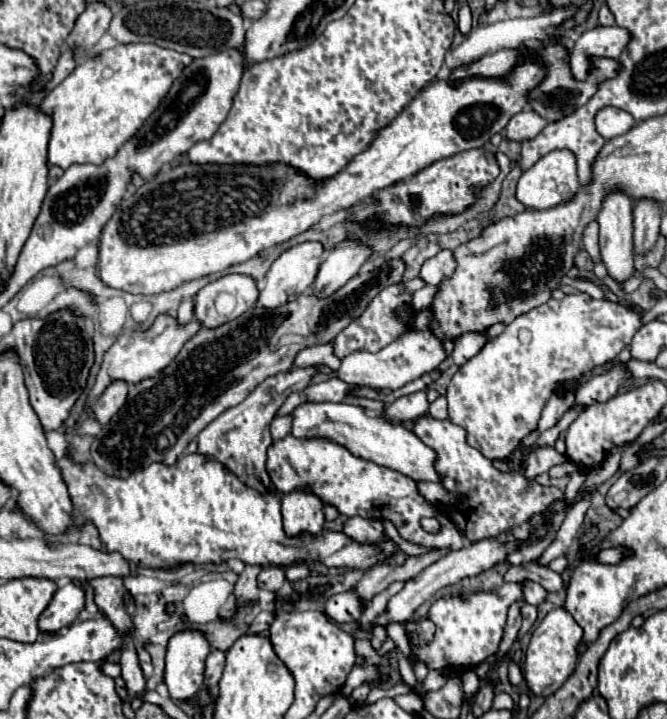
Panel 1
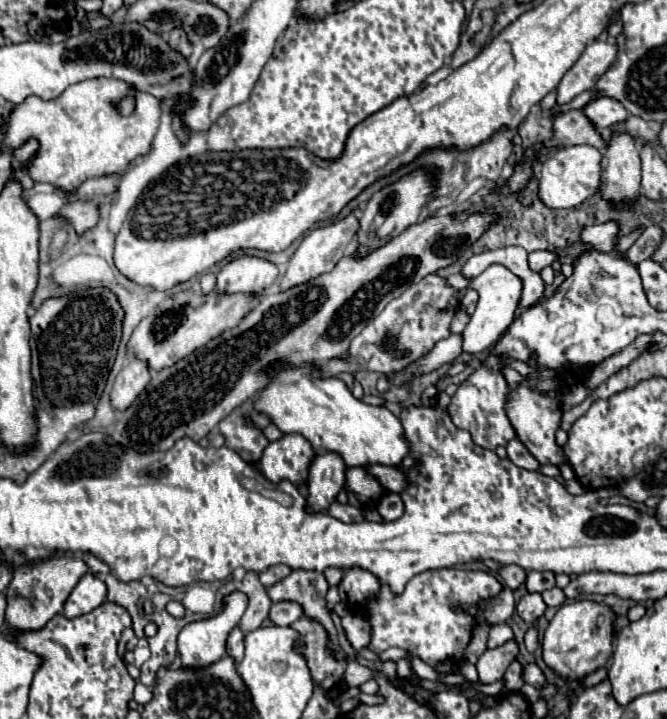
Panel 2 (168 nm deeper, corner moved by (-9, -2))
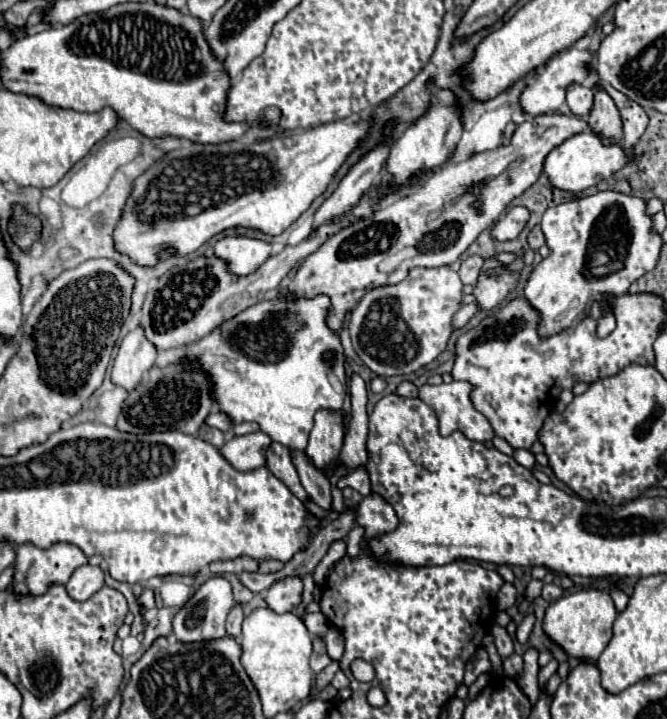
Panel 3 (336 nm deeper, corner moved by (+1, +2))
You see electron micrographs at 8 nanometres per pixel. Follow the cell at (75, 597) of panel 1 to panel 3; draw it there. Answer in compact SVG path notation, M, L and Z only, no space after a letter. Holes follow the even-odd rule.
M80 566L74 570L72 578L66 584L66 592L68 596L72 596L72 600L76 602L84 602L90 596L94 596L100 588L104 586L104 574L98 566Z

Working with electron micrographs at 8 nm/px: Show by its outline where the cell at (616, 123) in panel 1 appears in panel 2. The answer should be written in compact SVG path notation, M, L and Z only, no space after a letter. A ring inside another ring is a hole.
M602 96L602 98L596 98L596 100L590 100L582 112L592 120L592 124L600 126L600 128L608 128L608 126L614 126L622 120L628 118L628 112L626 108L622 108L622 104L614 98L608 98L608 96Z

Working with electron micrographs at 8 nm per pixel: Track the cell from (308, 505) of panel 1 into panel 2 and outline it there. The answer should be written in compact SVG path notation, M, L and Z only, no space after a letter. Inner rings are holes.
M320 452L308 468L308 508L328 510L346 484L346 464L338 452Z

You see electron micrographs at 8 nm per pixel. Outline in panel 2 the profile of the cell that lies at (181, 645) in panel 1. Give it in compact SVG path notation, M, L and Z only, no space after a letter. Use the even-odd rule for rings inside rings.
M236 590L228 596L224 596L222 610L218 614L186 624L178 636L178 652L182 656L182 666L184 668L200 668L200 666L208 666L208 664L220 660L226 654L226 638L228 638L230 630L240 622L242 614L246 612L246 606L248 606L246 594Z

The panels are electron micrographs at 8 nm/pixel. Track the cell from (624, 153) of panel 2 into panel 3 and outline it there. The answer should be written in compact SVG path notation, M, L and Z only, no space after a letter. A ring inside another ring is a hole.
M596 92L594 108L586 122L592 128L592 132L600 136L602 144L620 144L624 138L620 112L606 92Z

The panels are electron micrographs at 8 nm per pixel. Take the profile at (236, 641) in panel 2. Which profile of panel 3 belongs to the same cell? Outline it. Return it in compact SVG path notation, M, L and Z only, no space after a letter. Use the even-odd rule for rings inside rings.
M234 606L228 614L228 620L226 620L226 634L232 636L232 638L238 638L240 636L240 626L242 626L242 620L244 620L244 612L242 612L242 606Z

